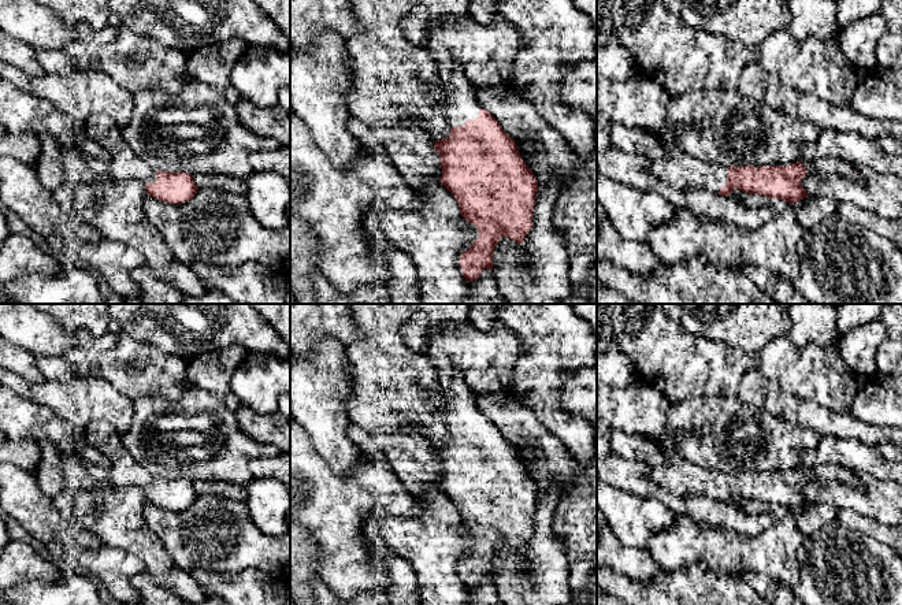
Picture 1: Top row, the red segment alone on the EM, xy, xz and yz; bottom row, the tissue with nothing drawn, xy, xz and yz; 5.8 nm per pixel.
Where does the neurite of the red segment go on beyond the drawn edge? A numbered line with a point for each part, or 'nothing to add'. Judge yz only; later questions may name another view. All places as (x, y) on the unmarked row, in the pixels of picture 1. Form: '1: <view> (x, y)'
1: yz (678, 474)

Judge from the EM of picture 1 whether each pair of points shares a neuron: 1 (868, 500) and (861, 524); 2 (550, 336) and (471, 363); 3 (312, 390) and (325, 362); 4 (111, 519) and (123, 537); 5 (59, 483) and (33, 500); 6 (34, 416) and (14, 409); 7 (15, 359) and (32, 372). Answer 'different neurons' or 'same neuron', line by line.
1: different neurons
2: different neurons
3: same neuron
4: same neuron
5: different neurons
6: same neuron
7: same neuron

